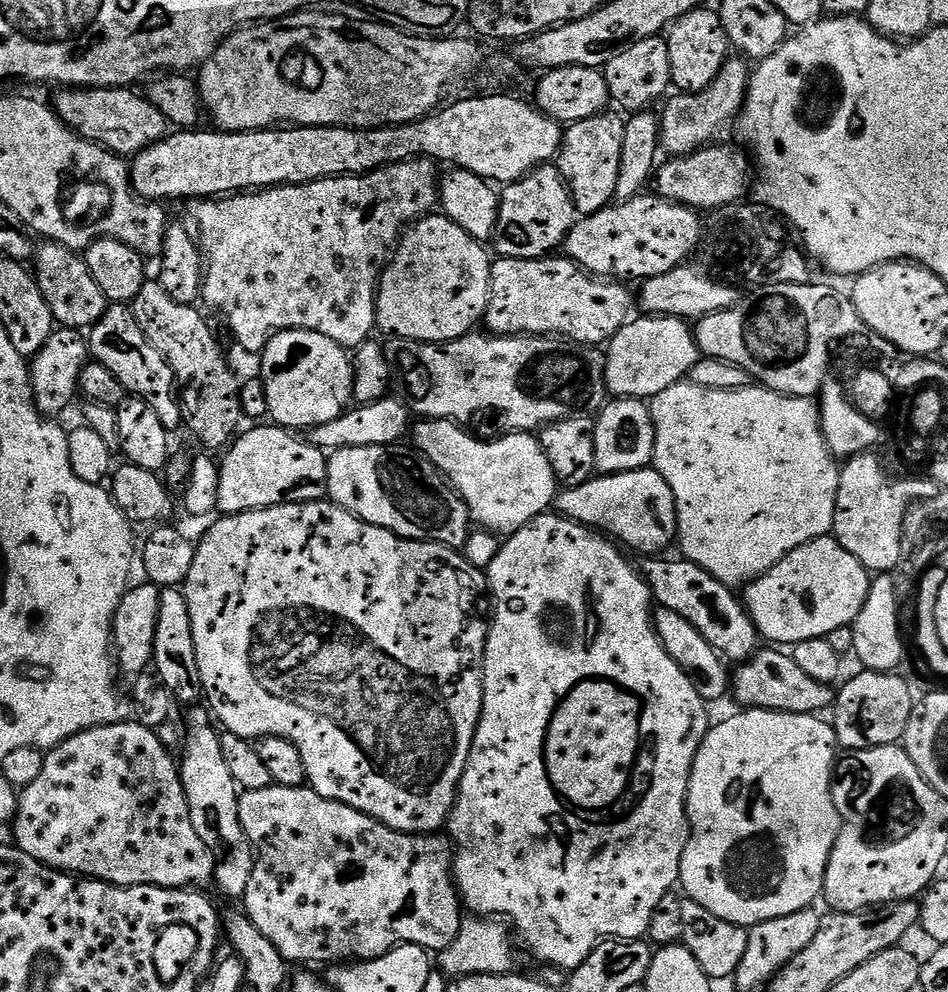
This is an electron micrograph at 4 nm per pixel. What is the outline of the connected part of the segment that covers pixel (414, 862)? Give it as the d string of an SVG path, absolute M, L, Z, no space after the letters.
M273 784L266 790L241 791L238 814L242 830L252 844L255 860L250 886L242 898L242 908L250 918L250 922L254 922L260 933L270 938L274 947L284 955L285 961L293 965L300 964L296 966L316 966L312 964L336 966L341 962L377 960L391 948L397 948L399 944L417 944L428 949L429 953L439 954L450 946L450 942L454 942L454 938L458 938L458 930L462 923L462 915L460 916L462 901L454 879L454 852L443 835L393 832L382 822L370 818L364 812L354 810L337 800L322 798L311 786L291 788Z

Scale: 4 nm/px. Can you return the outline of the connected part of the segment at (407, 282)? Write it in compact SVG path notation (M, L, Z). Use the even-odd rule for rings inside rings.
M429 214L413 223L401 235L398 241L398 247L391 257L390 263L385 267L379 281L378 291L376 293L376 323L379 331L389 332L387 335L401 340L414 340L422 344L444 344L447 340L457 340L468 335L483 321L484 311L488 308L488 297L492 295L492 265L493 261L488 260L488 252L483 243L479 240L473 240L462 226L455 224L450 217L443 214Z

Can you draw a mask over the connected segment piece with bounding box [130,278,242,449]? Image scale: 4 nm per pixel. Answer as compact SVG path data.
M156 278L145 279L142 290L138 290L130 307L134 322L138 322L138 330L142 330L142 334L146 334L146 342L150 342L150 346L154 346L154 350L166 358L170 370L176 376L176 383L182 393L180 414L186 421L186 428L188 424L189 430L206 447L223 449L241 427L241 381L236 380L232 373L232 368L228 365L211 326L199 312L199 307L174 302L174 298L166 294Z

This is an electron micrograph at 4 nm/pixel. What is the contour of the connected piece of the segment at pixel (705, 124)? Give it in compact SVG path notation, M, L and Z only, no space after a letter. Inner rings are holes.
M736 54L725 62L722 70L718 70L718 78L714 78L714 82L706 86L706 90L676 94L676 97L673 95L663 105L664 112L659 113L661 149L665 153L668 152L669 157L675 158L689 156L691 152L709 147L719 137L716 135L731 120L733 123L739 117L740 109L744 107L744 99L748 96L749 79L749 61L744 56Z

